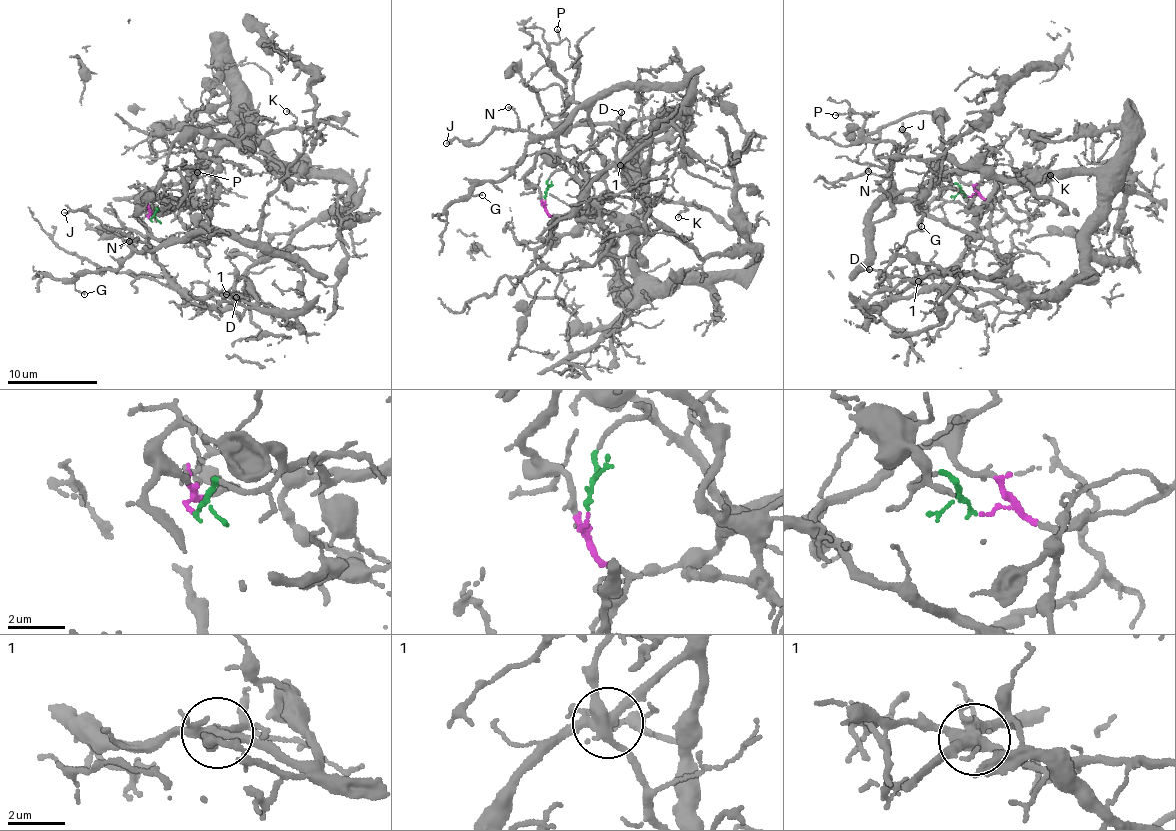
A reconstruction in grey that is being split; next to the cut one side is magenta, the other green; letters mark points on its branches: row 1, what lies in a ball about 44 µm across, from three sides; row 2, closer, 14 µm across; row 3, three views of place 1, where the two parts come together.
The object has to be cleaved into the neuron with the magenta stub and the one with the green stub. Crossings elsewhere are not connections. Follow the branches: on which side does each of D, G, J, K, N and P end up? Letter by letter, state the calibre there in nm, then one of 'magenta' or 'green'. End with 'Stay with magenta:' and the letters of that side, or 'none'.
D: calibre 130 nm; green
G: calibre 110 nm; magenta
J: calibre 100 nm; magenta
K: calibre 140 nm; green
N: calibre 130 nm; magenta
P: calibre 110 nm; magenta
Stay with magenta: G, J, N, P

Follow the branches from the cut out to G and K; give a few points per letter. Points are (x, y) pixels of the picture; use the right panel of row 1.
G: (968, 195), (977, 190), (952, 174), (916, 197), (920, 201), (899, 198), (922, 210), (917, 204), (922, 227)
K: (965, 195), (945, 186), (980, 210), (1024, 174), (1028, 186), (1051, 175)

